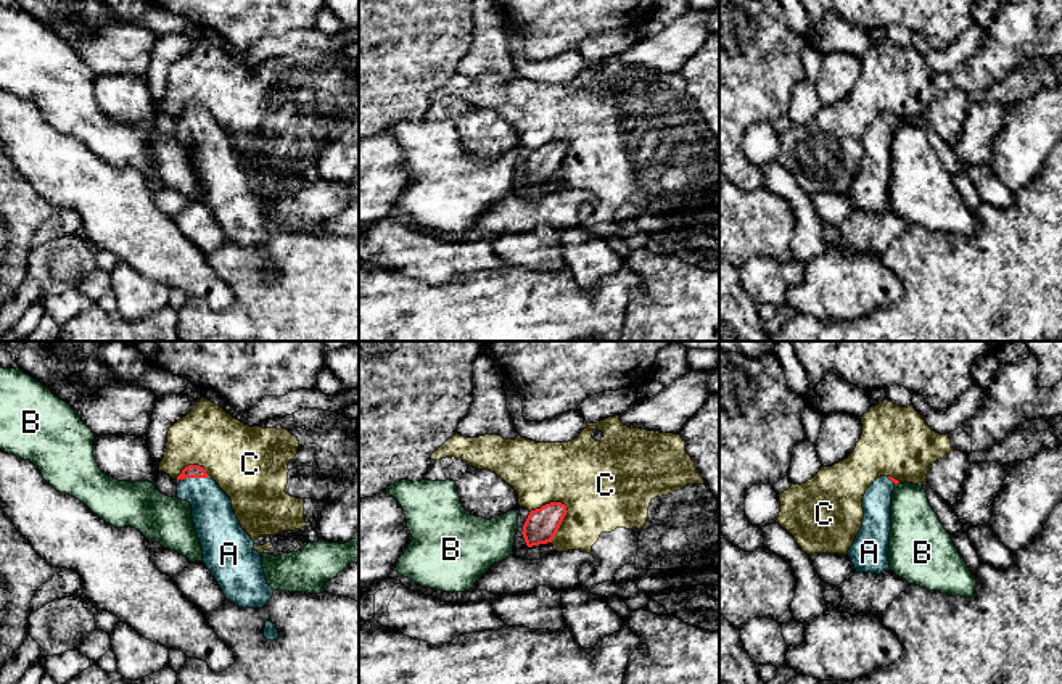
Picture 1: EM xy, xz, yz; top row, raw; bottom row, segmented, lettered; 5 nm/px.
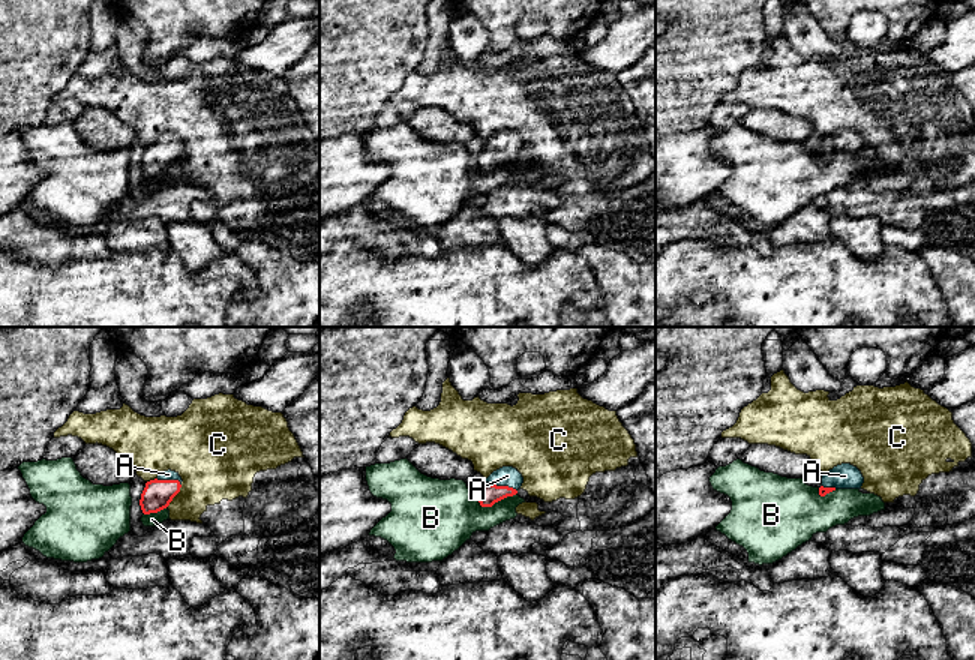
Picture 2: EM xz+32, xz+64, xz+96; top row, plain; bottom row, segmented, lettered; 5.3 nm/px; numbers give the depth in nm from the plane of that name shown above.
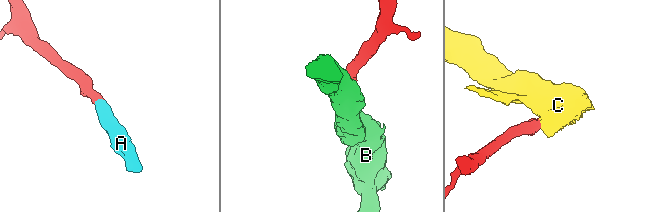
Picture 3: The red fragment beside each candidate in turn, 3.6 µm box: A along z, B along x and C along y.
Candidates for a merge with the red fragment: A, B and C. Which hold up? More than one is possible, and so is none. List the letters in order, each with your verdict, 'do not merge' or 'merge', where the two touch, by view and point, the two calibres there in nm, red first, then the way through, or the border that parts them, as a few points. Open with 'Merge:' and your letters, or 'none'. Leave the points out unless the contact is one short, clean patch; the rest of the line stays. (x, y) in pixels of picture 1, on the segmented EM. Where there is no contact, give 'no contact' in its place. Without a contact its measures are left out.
Merge: A
A: merge | xy (192, 477) | 60/220 nm | across xy (192, 470), (192, 477), (206, 498), (214, 520)
B: do not merge | yz (897, 483) | 20/240 nm
C: do not merge | xz (562, 520) | 160/400 nm | along xz (560, 501), (567, 514), (551, 541)

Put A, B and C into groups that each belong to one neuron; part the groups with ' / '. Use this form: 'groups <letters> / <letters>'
groups A / B / C

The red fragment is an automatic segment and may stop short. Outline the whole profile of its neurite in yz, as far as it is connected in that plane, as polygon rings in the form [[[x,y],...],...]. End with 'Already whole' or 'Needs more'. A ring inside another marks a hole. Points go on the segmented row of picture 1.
[[[880,476],[862,497],[862,526],[846,554],[856,573],[880,575],[890,570],[891,496],[898,483],[891,476]]]. Needs more

